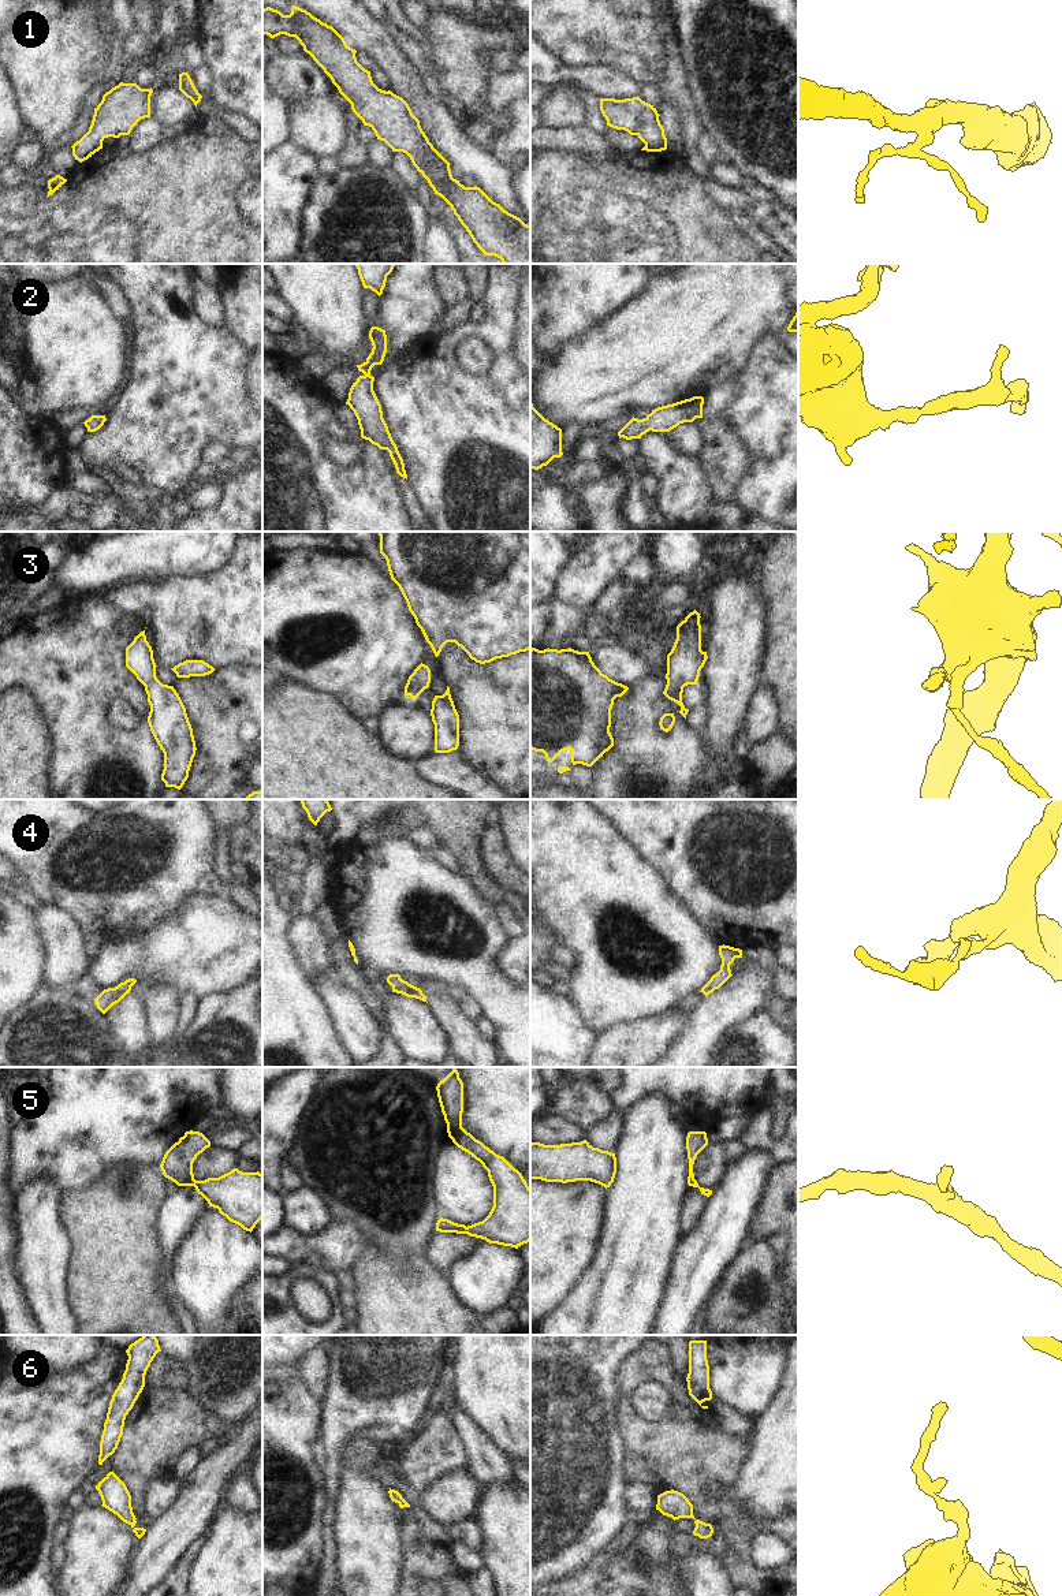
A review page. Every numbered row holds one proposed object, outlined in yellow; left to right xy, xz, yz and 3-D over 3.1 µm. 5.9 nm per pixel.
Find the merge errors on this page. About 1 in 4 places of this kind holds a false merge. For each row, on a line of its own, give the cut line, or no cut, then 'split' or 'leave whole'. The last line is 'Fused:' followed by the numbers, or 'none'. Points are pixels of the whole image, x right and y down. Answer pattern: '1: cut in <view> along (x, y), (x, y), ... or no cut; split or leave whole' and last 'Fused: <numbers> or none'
1: no cut; leave whole
2: no cut; leave whole
3: no cut; leave whole
4: no cut; leave whole
5: no cut; leave whole
6: no cut; leave whole
Fused: none

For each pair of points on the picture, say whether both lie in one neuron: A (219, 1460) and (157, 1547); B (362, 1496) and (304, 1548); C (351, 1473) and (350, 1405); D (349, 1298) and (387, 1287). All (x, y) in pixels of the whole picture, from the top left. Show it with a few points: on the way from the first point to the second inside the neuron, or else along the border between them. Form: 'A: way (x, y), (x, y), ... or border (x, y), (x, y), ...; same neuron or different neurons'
A: way (209, 1481), (198, 1506), (179, 1525); same neuron
B: border (332, 1507), (330, 1520); different neurons
C: border (361, 1431), (353, 1436), (343, 1453), (343, 1472); different neurons
D: border (353, 1293), (356, 1308); different neurons

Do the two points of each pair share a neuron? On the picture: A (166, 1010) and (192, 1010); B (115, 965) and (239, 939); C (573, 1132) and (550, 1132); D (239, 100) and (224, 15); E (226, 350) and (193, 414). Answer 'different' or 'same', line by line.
A: different
B: same
C: same
D: same
E: same

